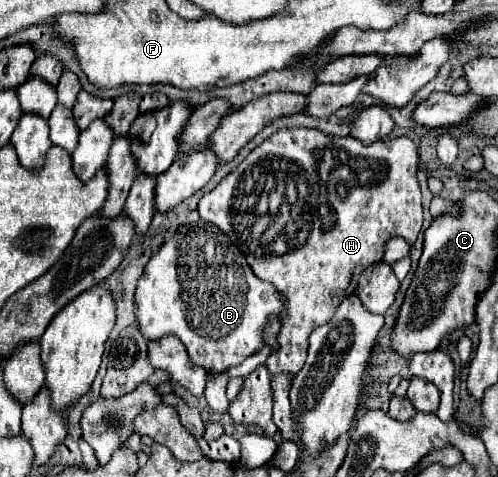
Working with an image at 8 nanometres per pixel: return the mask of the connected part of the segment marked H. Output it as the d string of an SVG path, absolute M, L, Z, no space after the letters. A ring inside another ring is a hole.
M281 129L281 131L277 131L275 135L271 135L269 139L265 139L257 149L253 149L241 163L239 163L239 167L235 169L235 171L231 171L229 175L225 175L223 179L221 179L221 183L215 187L215 189L211 189L209 193L205 193L203 197L201 197L201 201L199 201L199 207L197 207L197 211L199 211L199 215L201 215L201 219L203 221L209 221L209 223L213 223L213 225L217 225L225 235L229 235L229 239L243 251L243 255L245 255L245 259L247 259L247 263L251 265L251 269L255 271L255 275L259 277L259 279L263 279L263 281L269 281L273 287L277 287L277 291L281 291L285 297L287 297L287 301L289 301L289 313L287 313L287 317L283 319L283 327L281 327L281 335L279 335L279 351L273 351L273 355L269 357L269 363L267 363L267 369L269 369L269 373L289 373L289 375L297 375L297 371L301 371L301 367L305 365L305 359L307 359L307 339L309 339L309 333L315 329L315 327L319 327L319 325L323 325L323 323L327 323L333 315L335 315L335 311L337 311L337 307L341 305L341 301L349 295L349 287L351 287L351 293L355 293L355 287L357 287L357 279L359 279L359 275L361 275L361 271L365 271L369 265L373 265L373 263L377 263L377 261L381 261L383 259L383 251L385 251L385 243L391 239L391 237L403 237L409 245L413 245L415 243L415 239L417 239L417 235L419 235L419 231L421 231L421 225L423 225L423 209L421 209L421 187L419 187L419 179L417 179L417 173L419 173L419 155L417 155L417 143L413 141L413 139L409 139L409 137L393 137L393 139L387 139L387 141L375 141L375 143L371 143L371 145L363 145L363 143L359 143L357 139L351 139L351 137L331 137L331 135L325 135L325 133L321 133L321 131L317 131L317 129ZM265 163L293 163L295 167L293 167L293 173L287 177L287 183L285 183L285 191L287 191L287 201L289 201L289 205L291 205L291 213L289 213L289 223L281 229L281 231L277 231L277 229L273 229L273 225L269 227L269 229L265 229L265 227L261 227L259 231L255 231L255 223L257 221L263 221L263 225L265 225L265 219L261 219L263 215L261 215L261 205L265 205L265 201L267 201L267 191L265 191ZM325 217L333 217L333 225L325 225Z

